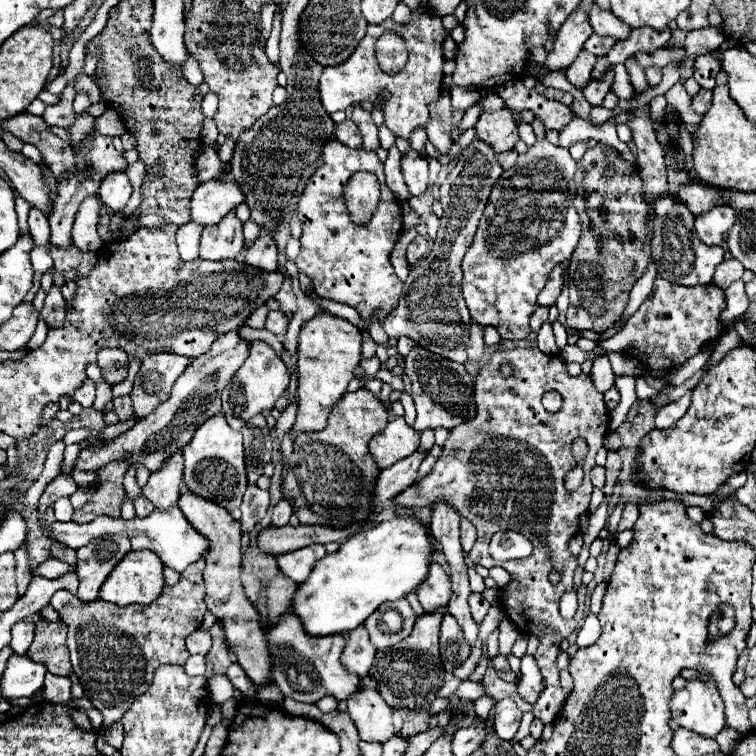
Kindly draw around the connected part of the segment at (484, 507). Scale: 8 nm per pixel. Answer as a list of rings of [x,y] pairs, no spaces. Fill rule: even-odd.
[[[515,348],[497,350],[491,354],[479,374],[475,376],[475,400],[479,412],[475,420],[453,428],[443,444],[443,456],[437,458],[433,470],[411,484],[405,492],[393,498],[395,508],[423,508],[439,502],[451,504],[451,508],[467,518],[479,536],[479,548],[469,554],[473,564],[485,568],[503,566],[511,580],[499,592],[499,602],[505,616],[523,634],[539,638],[535,660],[547,682],[543,694],[533,706],[533,716],[543,724],[555,720],[565,702],[565,694],[559,686],[559,668],[555,664],[561,652],[561,640],[573,634],[577,622],[583,618],[587,586],[578,586],[579,610],[571,620],[563,620],[559,614],[559,598],[565,590],[574,588],[577,558],[569,552],[569,540],[579,532],[579,518],[589,510],[589,498],[593,492],[587,474],[595,466],[595,454],[603,446],[603,438],[609,428],[609,412],[603,402],[603,394],[595,390],[589,374],[569,376],[565,362],[557,356],[547,356],[539,348]],[[501,366],[511,366],[511,376],[501,374]],[[555,390],[563,398],[559,412],[547,412],[541,404],[541,396]],[[575,438],[583,438],[589,446],[583,460],[583,484],[575,492],[567,492],[563,486],[565,474],[577,466],[571,444]],[[495,532],[521,532],[533,544],[529,558],[497,562],[489,554],[489,540]],[[551,570],[561,570],[563,580],[559,584],[549,582]]]

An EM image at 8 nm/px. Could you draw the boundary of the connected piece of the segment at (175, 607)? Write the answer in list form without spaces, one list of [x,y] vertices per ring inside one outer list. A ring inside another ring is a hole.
[[[203,560],[191,564],[181,572],[179,582],[175,586],[165,586],[161,596],[149,606],[117,606],[105,600],[81,602],[67,590],[53,594],[51,606],[69,628],[67,648],[71,652],[73,672],[83,684],[85,696],[103,714],[107,726],[121,720],[135,698],[147,692],[153,672],[161,664],[185,664],[189,656],[185,636],[201,626],[205,614],[203,568]]]

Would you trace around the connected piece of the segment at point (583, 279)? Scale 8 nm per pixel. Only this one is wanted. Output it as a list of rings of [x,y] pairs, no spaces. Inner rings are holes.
[[[597,144],[595,148],[587,150],[583,158],[577,162],[577,172],[575,172],[575,184],[579,194],[575,196],[575,208],[581,216],[583,222],[583,234],[581,240],[569,260],[569,310],[567,310],[567,326],[573,330],[593,330],[597,334],[605,332],[611,328],[623,314],[627,302],[629,302],[629,292],[633,284],[645,274],[651,258],[651,244],[649,244],[649,206],[643,200],[643,186],[641,186],[641,176],[639,170],[619,158],[619,154],[607,146],[607,144]],[[605,162],[613,162],[613,174],[605,176]]]

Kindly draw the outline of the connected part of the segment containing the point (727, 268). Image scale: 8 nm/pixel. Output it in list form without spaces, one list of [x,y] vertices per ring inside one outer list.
[[[725,260],[721,262],[721,266],[715,270],[715,278],[713,278],[713,284],[719,286],[721,290],[725,290],[731,282],[739,280],[743,276],[745,268],[737,262],[737,260]]]

